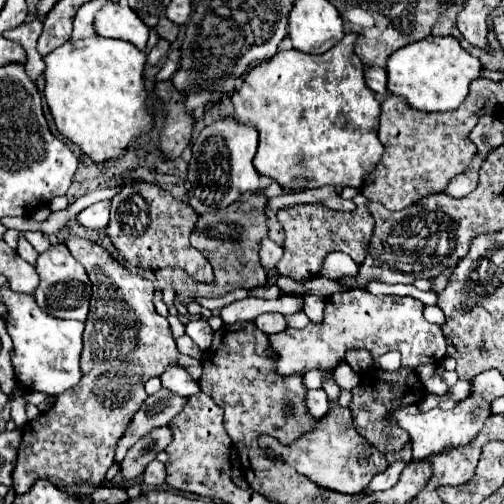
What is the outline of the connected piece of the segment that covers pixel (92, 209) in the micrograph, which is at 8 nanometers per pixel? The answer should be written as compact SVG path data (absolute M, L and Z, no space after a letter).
M110 200L104 202L96 202L88 208L84 208L78 214L78 222L86 228L94 228L94 230L102 230L108 224L108 210L110 210Z

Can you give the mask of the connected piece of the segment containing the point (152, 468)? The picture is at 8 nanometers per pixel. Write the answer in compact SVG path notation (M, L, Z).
M152 460L146 468L146 472L142 474L142 482L148 484L148 486L162 486L166 480L166 468L162 462L158 460Z

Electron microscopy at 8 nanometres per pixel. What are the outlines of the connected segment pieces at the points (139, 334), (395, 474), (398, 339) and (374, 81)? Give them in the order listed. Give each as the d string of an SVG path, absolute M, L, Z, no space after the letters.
M70 238L66 246L86 268L94 290L84 330L84 376L76 388L58 394L52 408L42 412L38 420L28 422L22 430L22 442L12 472L18 494L28 492L40 478L46 478L60 488L78 482L100 484L114 464L118 440L140 408L136 406L132 414L124 414L120 402L144 402L148 396L144 382L150 374L160 376L168 362L180 362L194 380L198 380L203 372L201 362L178 352L168 320L154 308L152 282L120 266L102 246L90 240Z
M396 460L396 462L394 462L386 472L376 474L376 478L372 480L372 486L368 486L368 492L366 492L366 494L372 494L372 492L376 492L376 490L392 488L392 486L398 482L398 478L400 478L404 466L406 466L404 460Z
M366 288L336 292L326 300L322 322L308 322L306 328L286 328L280 334L270 336L270 346L278 354L276 370L282 376L308 372L312 368L334 368L338 362L346 360L348 350L368 350L372 358L380 358L382 354L396 350L402 354L402 366L408 370L416 370L420 364L440 364L446 356L446 340L442 330L432 330L432 324L424 318L424 304L412 296L374 296Z
M374 66L374 68L366 68L366 84L368 88L372 88L376 94L380 96L390 96L390 90L388 90L388 76L386 76L386 70L380 70L380 66Z

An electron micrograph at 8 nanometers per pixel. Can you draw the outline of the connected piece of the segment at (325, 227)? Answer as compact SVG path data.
M298 204L298 206L288 206L278 210L276 216L286 230L284 256L278 264L278 274L282 276L290 276L294 280L308 280L316 276L322 258L334 250L350 254L356 264L362 264L368 254L368 242L372 236L374 220L366 206L358 206L354 212L336 212L326 206Z

